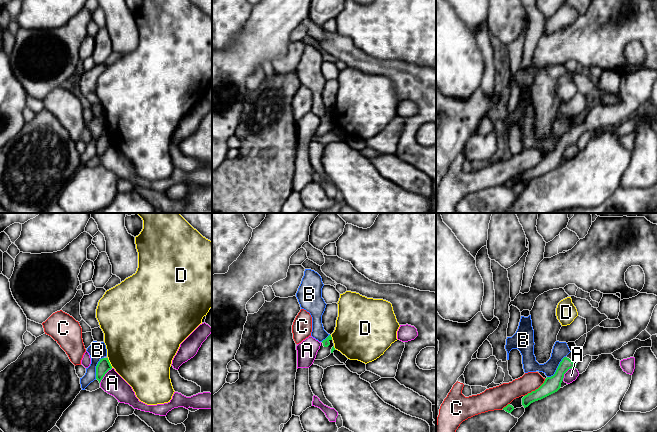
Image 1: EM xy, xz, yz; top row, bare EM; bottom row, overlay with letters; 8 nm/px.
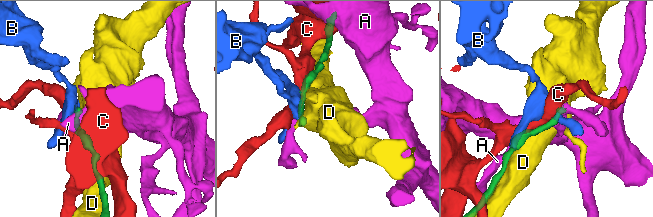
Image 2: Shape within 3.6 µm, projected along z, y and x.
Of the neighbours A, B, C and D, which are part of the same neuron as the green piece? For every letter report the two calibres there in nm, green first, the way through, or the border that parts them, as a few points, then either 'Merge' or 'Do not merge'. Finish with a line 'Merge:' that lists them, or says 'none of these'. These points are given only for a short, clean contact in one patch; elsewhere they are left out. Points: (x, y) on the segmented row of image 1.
A: Thickness 130 nm (green) against 100 nm. Do not merge
B: Thickness 130 nm (green) against 130 nm. Boundary: yz (565, 356), (556, 371), (547, 377). Do not merge
C: Thickness 130 nm (green) against 160 nm. Do not merge
D: Thickness 110 nm (green) against 480 nm. Do not merge
Merge: none of these

